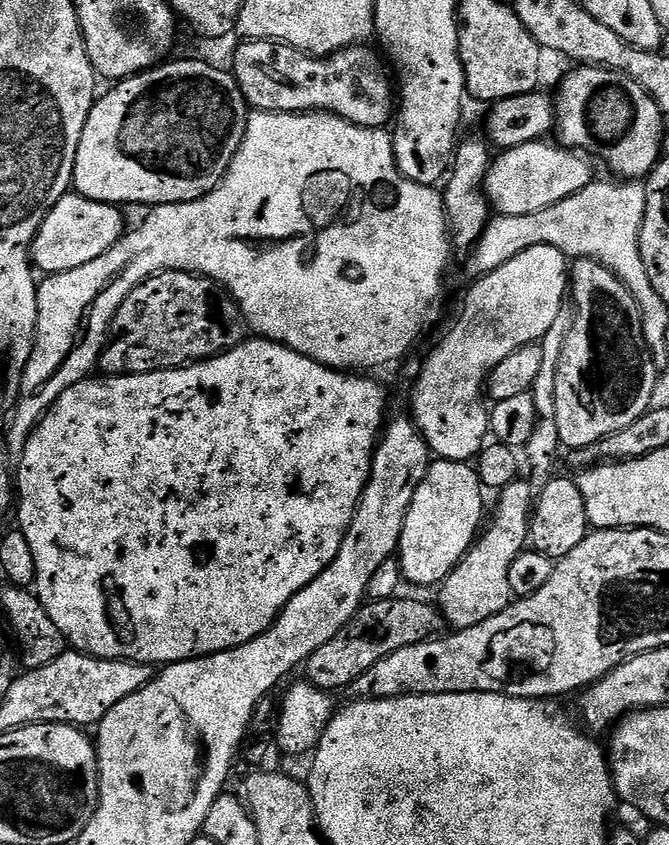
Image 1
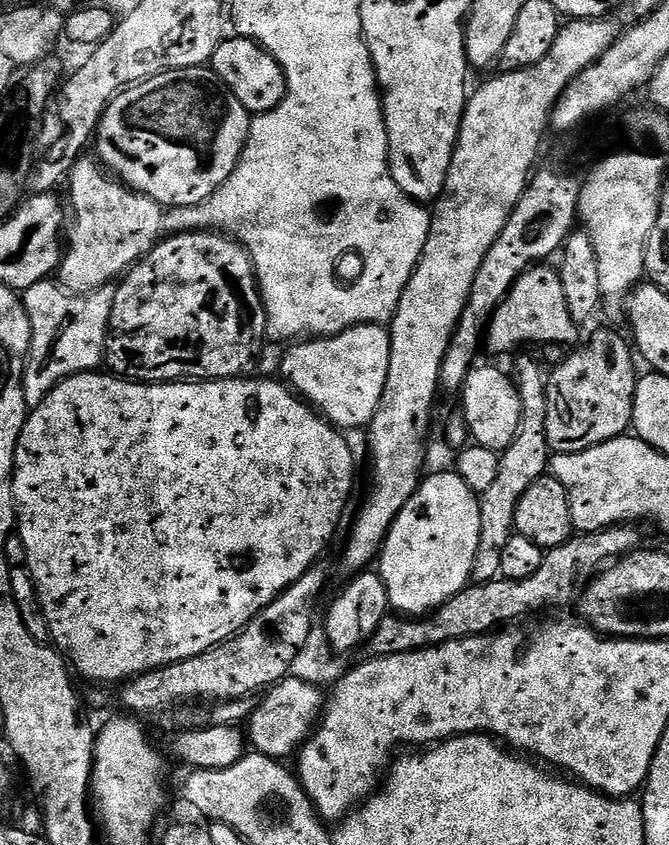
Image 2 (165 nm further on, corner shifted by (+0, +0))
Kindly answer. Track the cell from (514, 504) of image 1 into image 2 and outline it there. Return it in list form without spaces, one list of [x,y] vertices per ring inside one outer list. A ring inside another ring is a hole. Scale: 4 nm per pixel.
[[[524,356],[516,364],[514,379],[516,389],[520,392],[520,401],[522,402],[522,422],[520,423],[520,432],[514,438],[514,442],[504,452],[500,453],[500,465],[498,466],[498,479],[490,485],[490,490],[486,490],[480,496],[480,517],[482,518],[482,530],[478,534],[478,554],[474,554],[474,570],[472,571],[472,580],[478,584],[485,584],[500,576],[500,567],[502,566],[502,554],[506,550],[506,542],[516,532],[516,511],[518,502],[538,478],[545,475],[550,468],[550,449],[548,439],[546,438],[546,422],[548,421],[548,381],[549,377],[544,376],[545,365],[539,359],[531,360]]]

